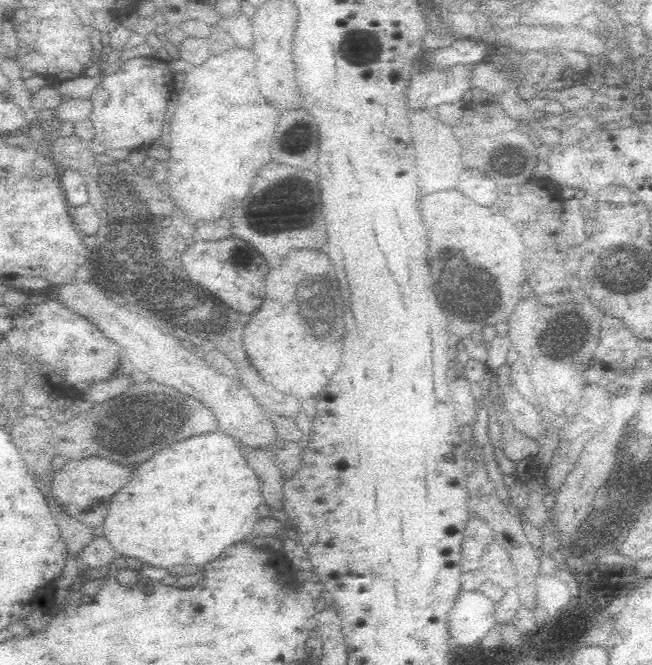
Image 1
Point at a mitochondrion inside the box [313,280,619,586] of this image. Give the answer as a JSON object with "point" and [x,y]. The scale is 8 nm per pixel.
{"point":[565,327]}

